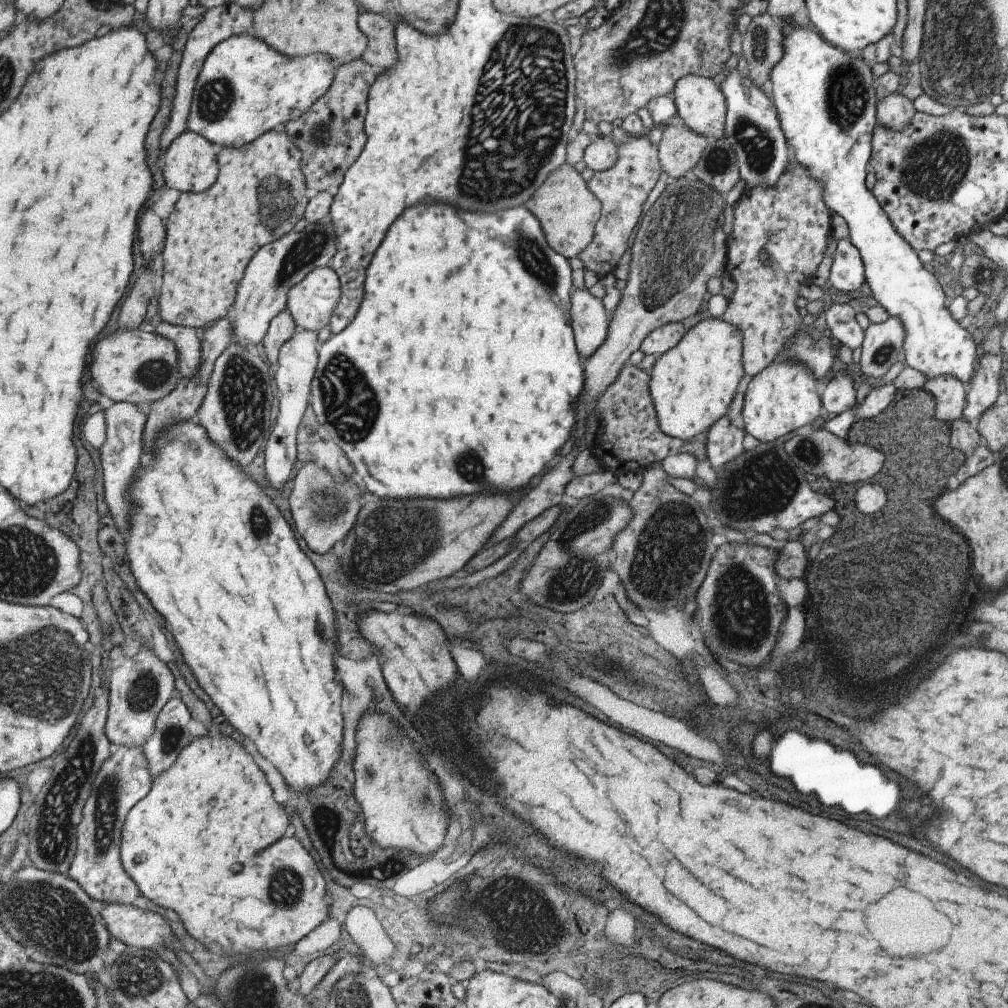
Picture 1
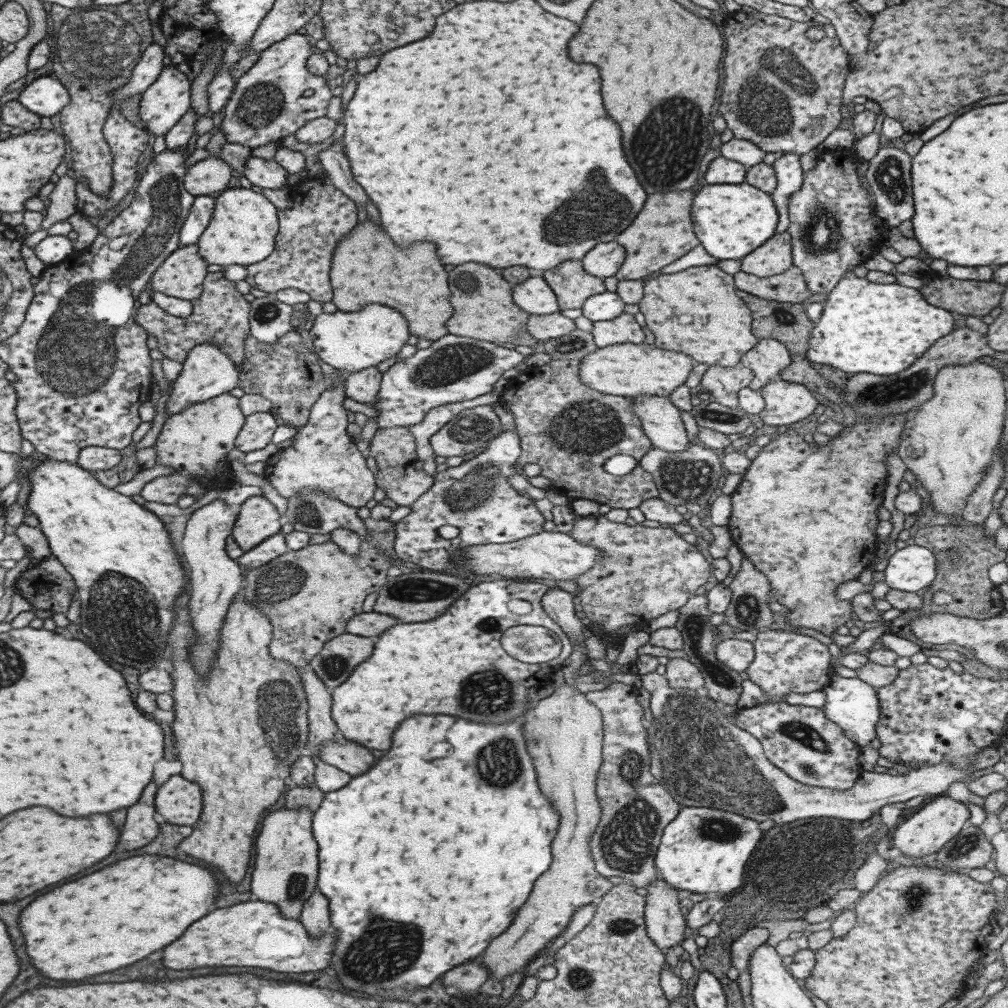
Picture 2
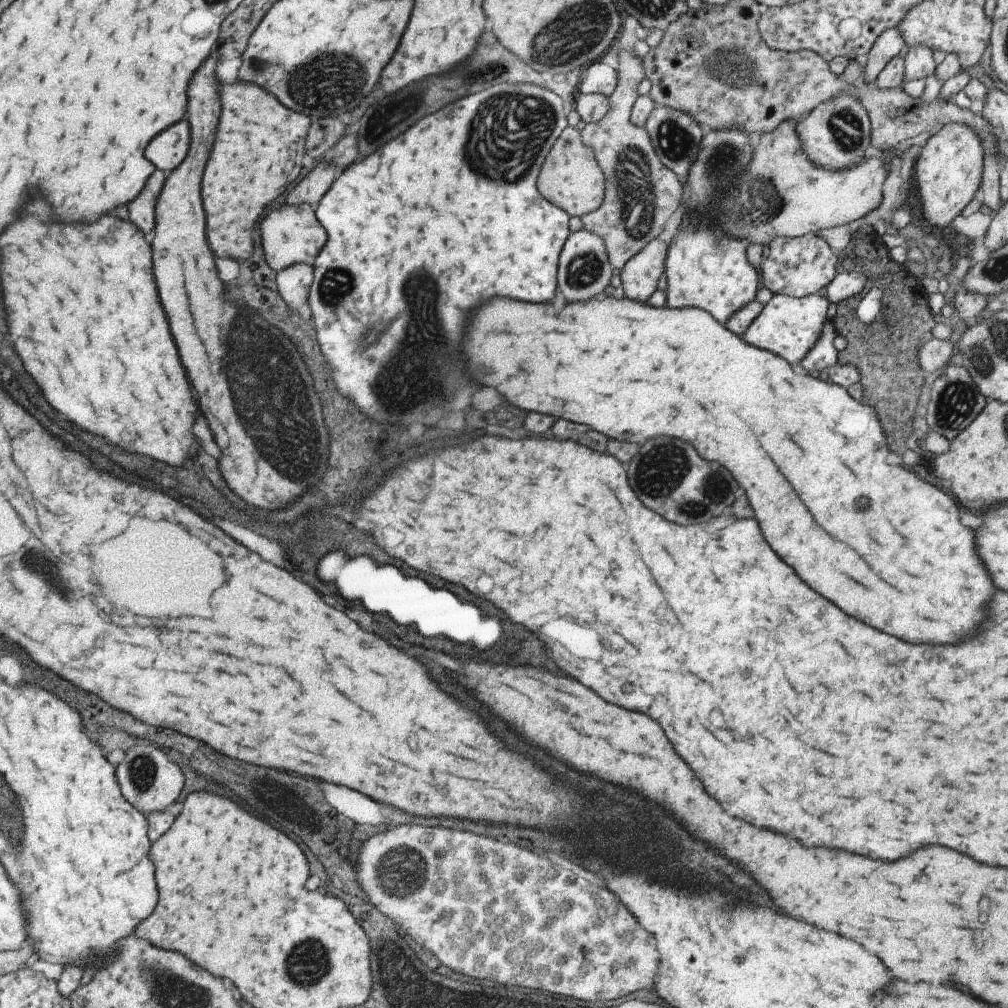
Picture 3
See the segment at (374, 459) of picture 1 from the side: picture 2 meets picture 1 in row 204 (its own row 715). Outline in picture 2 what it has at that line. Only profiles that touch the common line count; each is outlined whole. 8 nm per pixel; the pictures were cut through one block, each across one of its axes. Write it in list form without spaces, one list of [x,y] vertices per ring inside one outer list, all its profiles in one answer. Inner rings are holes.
[[[418,714],[416,718],[406,718],[406,722],[398,726],[392,738],[392,748],[384,756],[376,758],[375,765],[372,765],[369,771],[352,777],[346,786],[325,793],[320,806],[313,812],[312,832],[319,846],[317,889],[330,900],[332,926],[336,928],[336,934],[340,934],[332,960],[332,968],[336,970],[338,980],[346,988],[374,996],[382,990],[394,990],[408,984],[416,984],[418,988],[430,986],[448,970],[462,965],[464,961],[476,958],[490,944],[490,940],[500,936],[512,924],[518,908],[528,900],[536,878],[542,876],[551,865],[553,857],[551,844],[558,830],[558,815],[545,794],[541,793],[537,772],[532,768],[532,758],[526,752],[522,718],[506,722],[504,726],[476,724],[446,714],[436,714],[436,716]],[[384,922],[396,922],[400,926],[416,926],[416,928],[404,928],[404,930],[384,928]]]

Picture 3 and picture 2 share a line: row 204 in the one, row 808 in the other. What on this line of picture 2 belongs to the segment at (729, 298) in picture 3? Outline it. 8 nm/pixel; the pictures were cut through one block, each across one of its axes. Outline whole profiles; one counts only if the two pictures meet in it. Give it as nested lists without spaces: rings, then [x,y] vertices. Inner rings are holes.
[[[686,808],[667,824],[655,852],[659,878],[681,893],[718,892],[729,897],[741,886],[754,846],[763,836],[760,823],[717,808]]]

